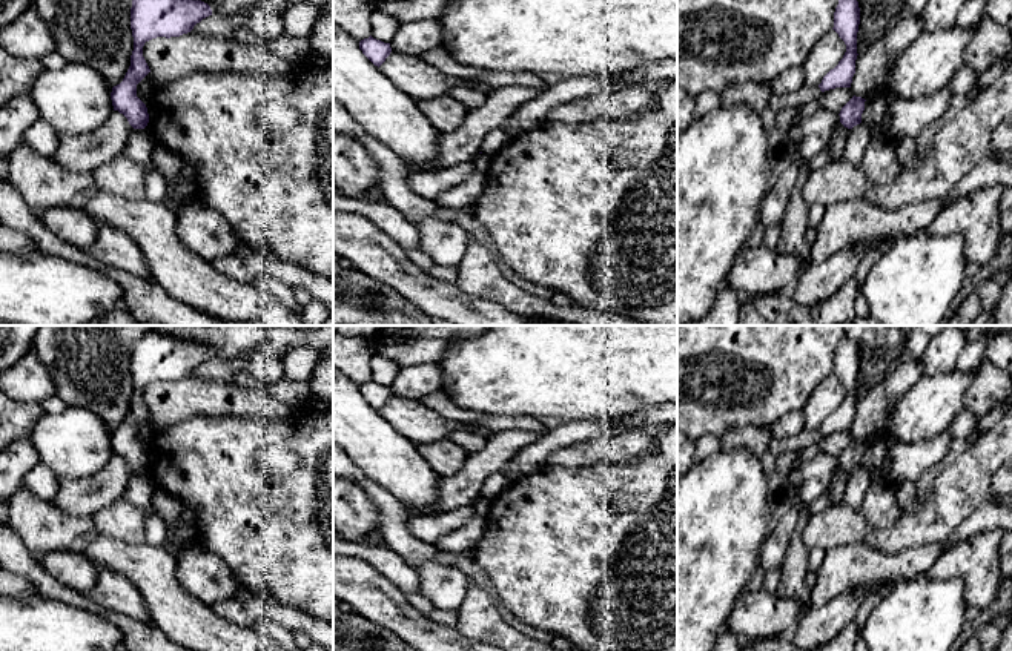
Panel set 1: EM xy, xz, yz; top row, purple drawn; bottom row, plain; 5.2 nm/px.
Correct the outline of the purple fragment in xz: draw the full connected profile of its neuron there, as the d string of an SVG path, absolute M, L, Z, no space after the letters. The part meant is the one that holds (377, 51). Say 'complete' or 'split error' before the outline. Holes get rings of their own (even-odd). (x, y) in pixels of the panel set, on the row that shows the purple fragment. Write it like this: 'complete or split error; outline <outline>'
complete; outline M372 35L359 41L359 49L378 68L385 61L385 58L392 52L390 43L376 40Z

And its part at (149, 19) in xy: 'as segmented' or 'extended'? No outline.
as segmented

